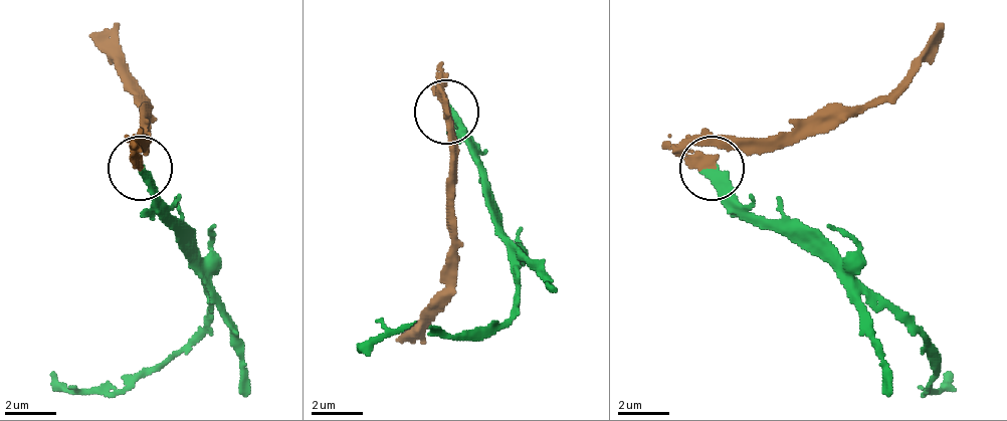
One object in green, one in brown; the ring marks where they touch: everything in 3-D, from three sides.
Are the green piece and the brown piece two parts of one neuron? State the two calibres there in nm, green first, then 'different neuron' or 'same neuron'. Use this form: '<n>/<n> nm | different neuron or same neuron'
320/280 nm | same neuron

